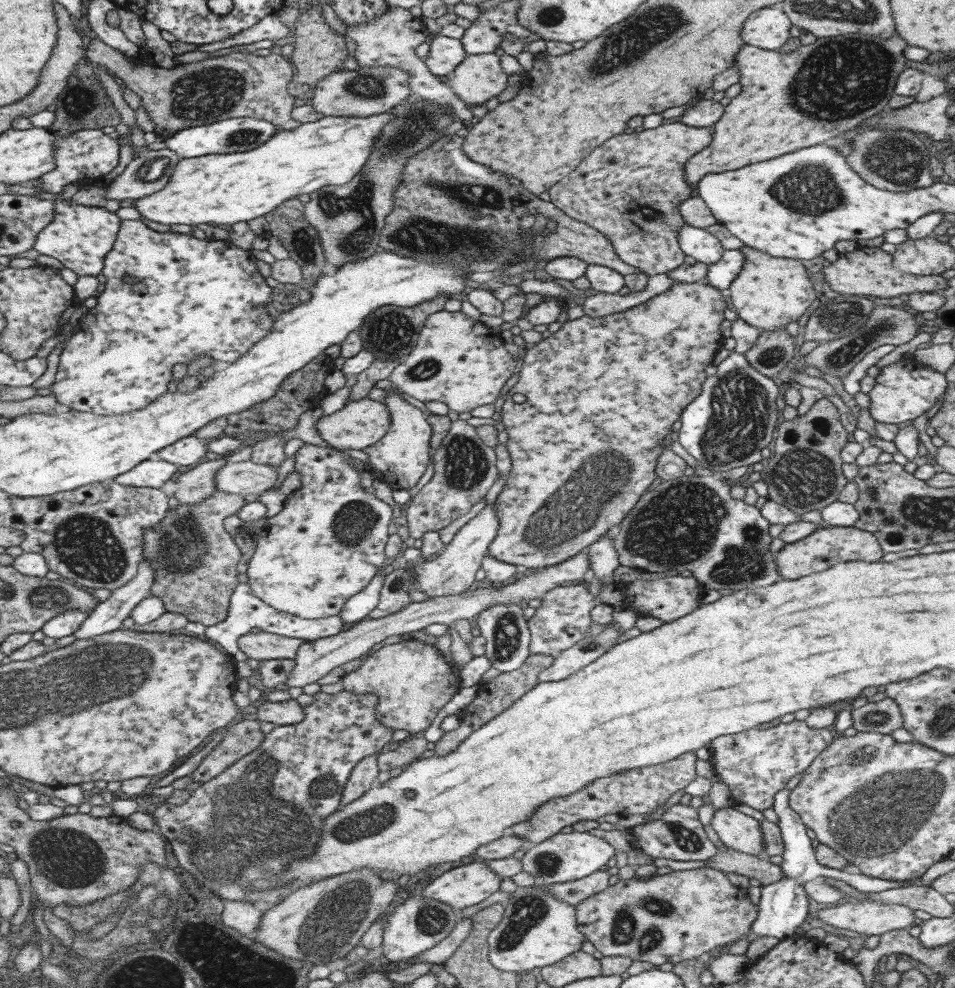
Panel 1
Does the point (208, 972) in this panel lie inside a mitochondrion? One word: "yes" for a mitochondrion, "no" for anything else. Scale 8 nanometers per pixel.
yes

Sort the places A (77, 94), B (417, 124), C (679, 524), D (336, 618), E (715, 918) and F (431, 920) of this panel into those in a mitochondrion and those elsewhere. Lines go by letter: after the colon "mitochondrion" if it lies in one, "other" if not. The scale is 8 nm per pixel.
A: other
B: mitochondrion
C: mitochondrion
D: other
E: other
F: mitochondrion

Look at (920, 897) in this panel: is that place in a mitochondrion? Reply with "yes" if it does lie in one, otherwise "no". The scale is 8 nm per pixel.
no

